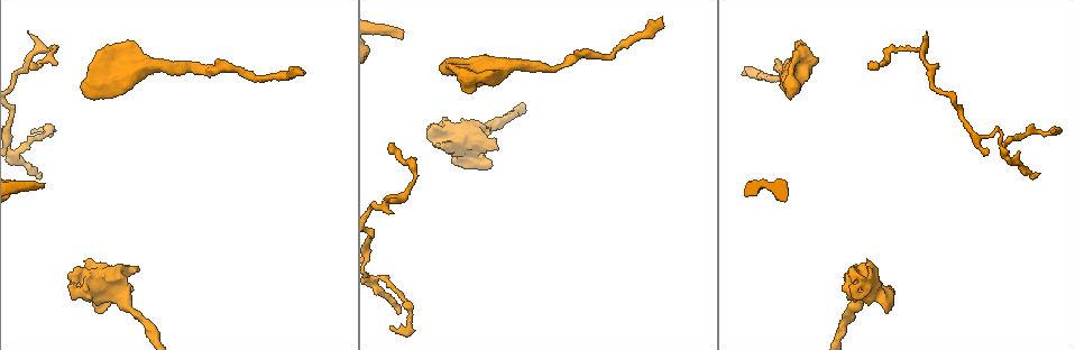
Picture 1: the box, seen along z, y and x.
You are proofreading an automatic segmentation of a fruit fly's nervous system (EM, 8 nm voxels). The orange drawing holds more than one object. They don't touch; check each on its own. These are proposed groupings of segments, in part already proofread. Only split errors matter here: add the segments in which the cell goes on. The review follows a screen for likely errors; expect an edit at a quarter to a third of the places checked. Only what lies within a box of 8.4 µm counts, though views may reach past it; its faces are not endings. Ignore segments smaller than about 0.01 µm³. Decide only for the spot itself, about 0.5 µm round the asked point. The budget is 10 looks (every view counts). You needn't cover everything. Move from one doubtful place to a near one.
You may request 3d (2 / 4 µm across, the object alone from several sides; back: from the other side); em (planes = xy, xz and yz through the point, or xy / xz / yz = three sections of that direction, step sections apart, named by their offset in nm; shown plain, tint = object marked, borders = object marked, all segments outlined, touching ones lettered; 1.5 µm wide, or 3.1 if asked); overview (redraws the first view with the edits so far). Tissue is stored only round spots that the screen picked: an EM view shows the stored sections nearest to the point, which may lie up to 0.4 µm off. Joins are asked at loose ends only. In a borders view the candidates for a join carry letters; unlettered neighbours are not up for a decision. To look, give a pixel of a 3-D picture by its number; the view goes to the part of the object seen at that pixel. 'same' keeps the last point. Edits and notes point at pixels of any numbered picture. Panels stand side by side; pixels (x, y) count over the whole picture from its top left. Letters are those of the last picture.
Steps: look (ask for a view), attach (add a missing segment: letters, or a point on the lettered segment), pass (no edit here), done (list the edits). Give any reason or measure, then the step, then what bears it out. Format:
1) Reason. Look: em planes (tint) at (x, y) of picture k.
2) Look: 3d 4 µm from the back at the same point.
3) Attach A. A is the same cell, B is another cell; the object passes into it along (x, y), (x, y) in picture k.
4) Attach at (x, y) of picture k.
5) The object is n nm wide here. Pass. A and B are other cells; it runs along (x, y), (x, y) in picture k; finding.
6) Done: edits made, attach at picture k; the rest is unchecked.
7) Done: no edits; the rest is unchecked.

An open end. Look: em planes (plain) at (443, 68) of picture 1.

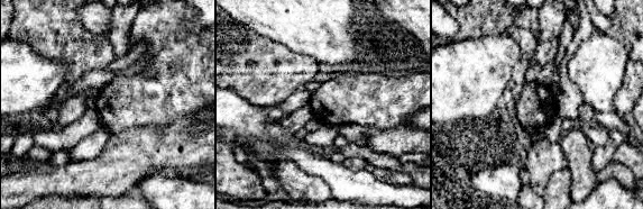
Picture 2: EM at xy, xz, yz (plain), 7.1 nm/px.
What lies round it. Look: em planes (borders) at the same point.

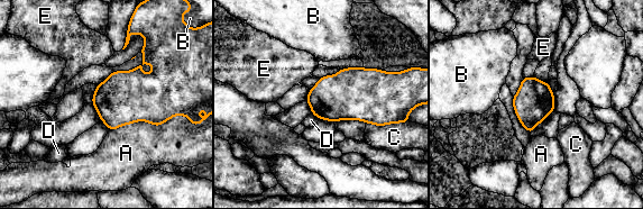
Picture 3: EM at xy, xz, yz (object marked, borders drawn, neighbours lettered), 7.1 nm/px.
The object is 280 nm wide here. Pass. A, B, C, D and E are other cells; a border runs along (311, 112), (319, 118) in picture 3; none of them fits.

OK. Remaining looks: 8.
Branch stops here. Look: em xy step 4 (borders) at (402, 38) of picture 1.

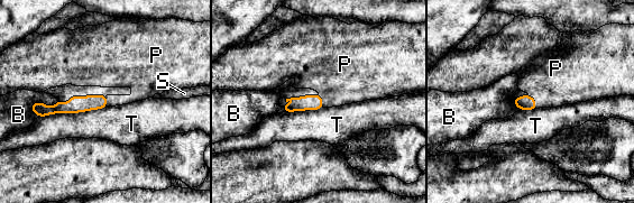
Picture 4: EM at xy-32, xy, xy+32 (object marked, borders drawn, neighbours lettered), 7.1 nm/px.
Look: em planes (borders) at the same point.

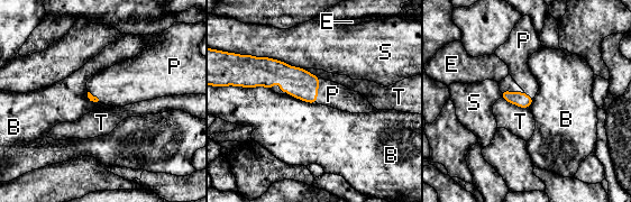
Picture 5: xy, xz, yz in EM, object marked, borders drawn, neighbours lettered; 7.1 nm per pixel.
Attach P. P is the same cell, B, E, S and T are other cells; the cell continues.

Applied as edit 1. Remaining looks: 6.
Branch stops here. Look: em xy step 4 (tint) at (891, 286) of picture 1.

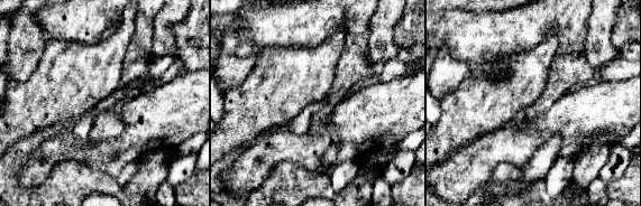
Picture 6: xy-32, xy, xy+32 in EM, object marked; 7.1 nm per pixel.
Look: em planes (borders) at the same point.

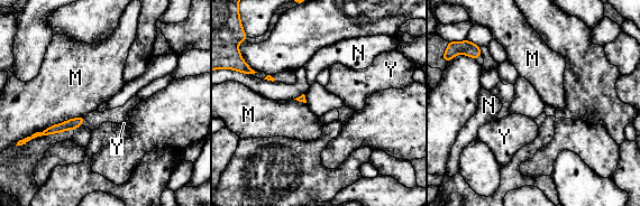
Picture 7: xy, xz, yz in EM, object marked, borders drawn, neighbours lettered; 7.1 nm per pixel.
The longest contact is with M, 550 nm. Pass. M, N and Y are other cells; a border runs along (84, 115), (51, 124), (15, 144) in picture 7; none of them fits.

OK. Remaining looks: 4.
Done: edits made, attach at picture 5; the rest is unchecked.

